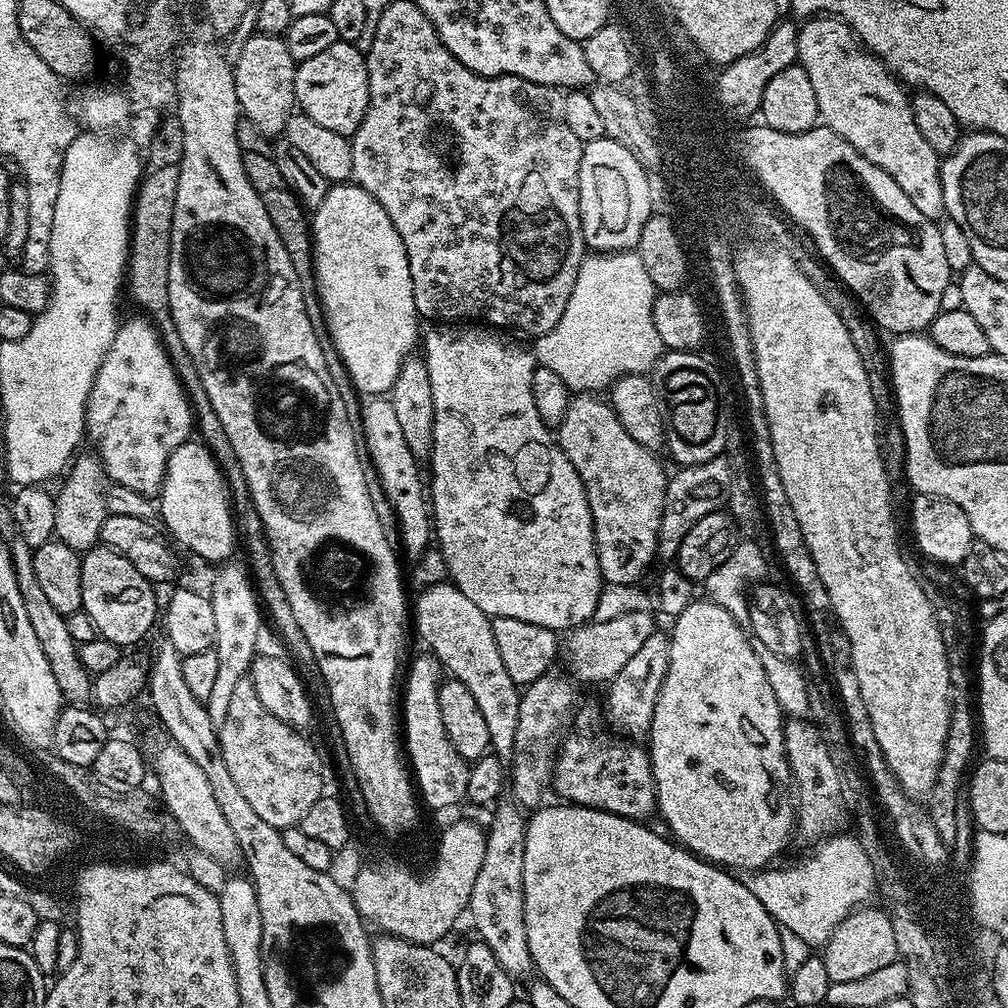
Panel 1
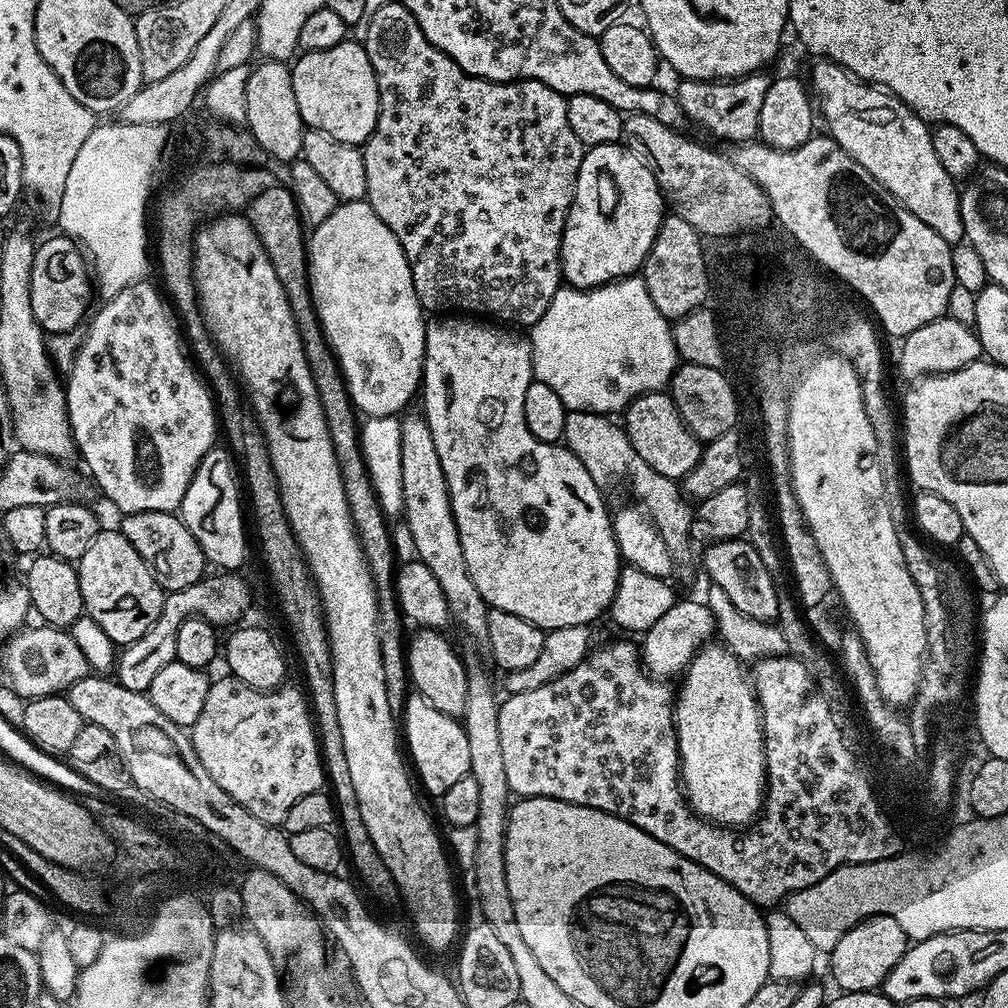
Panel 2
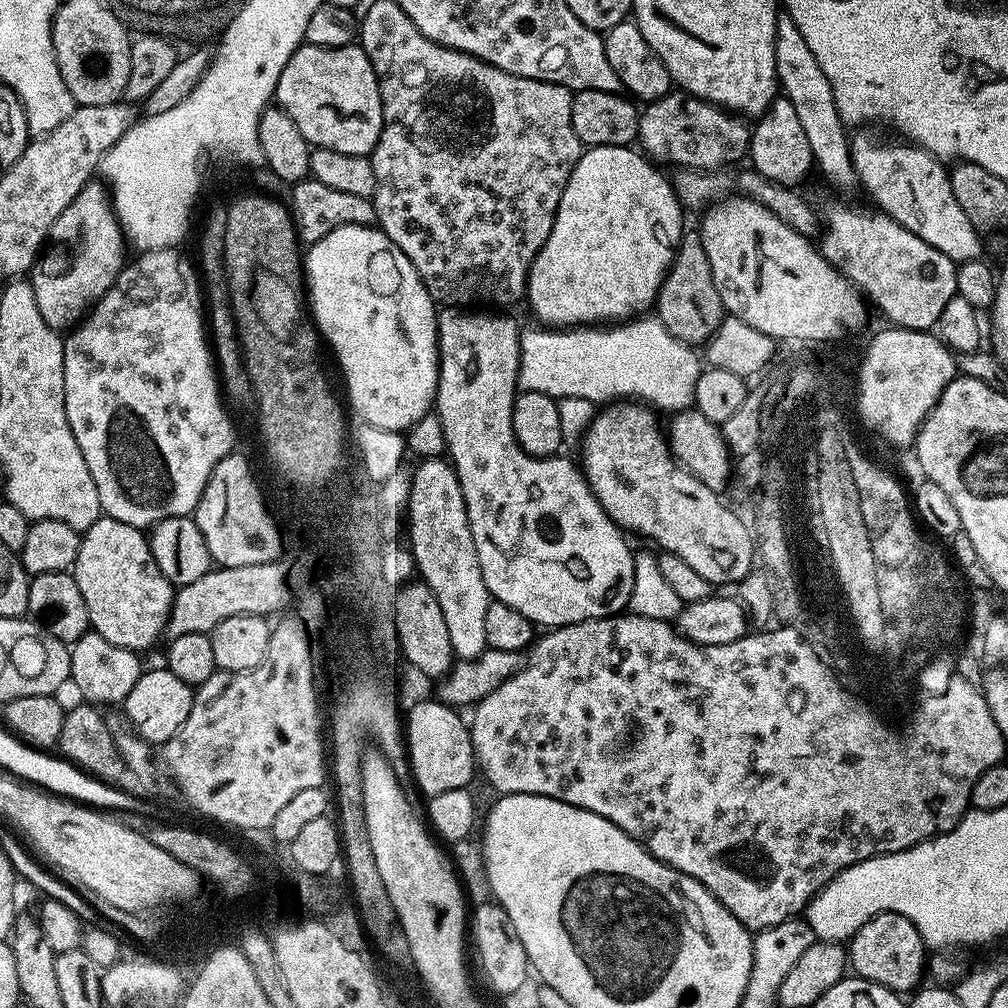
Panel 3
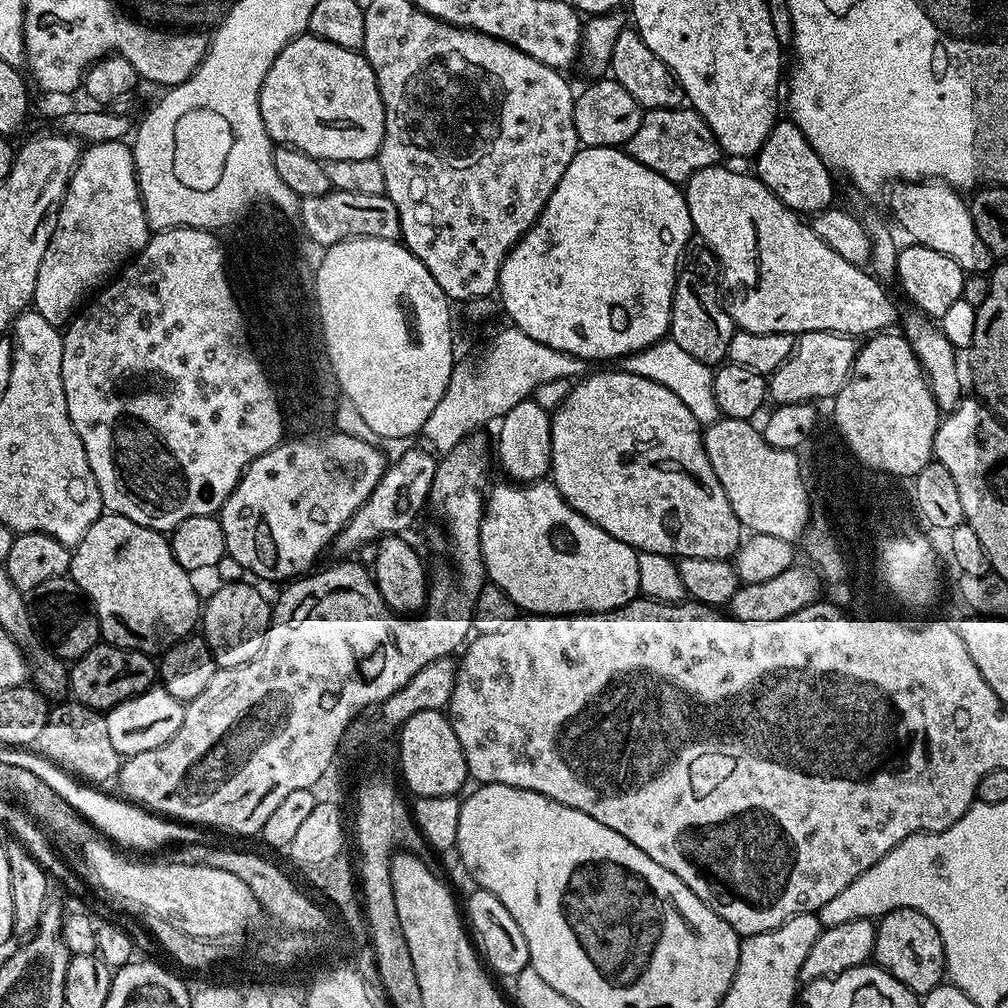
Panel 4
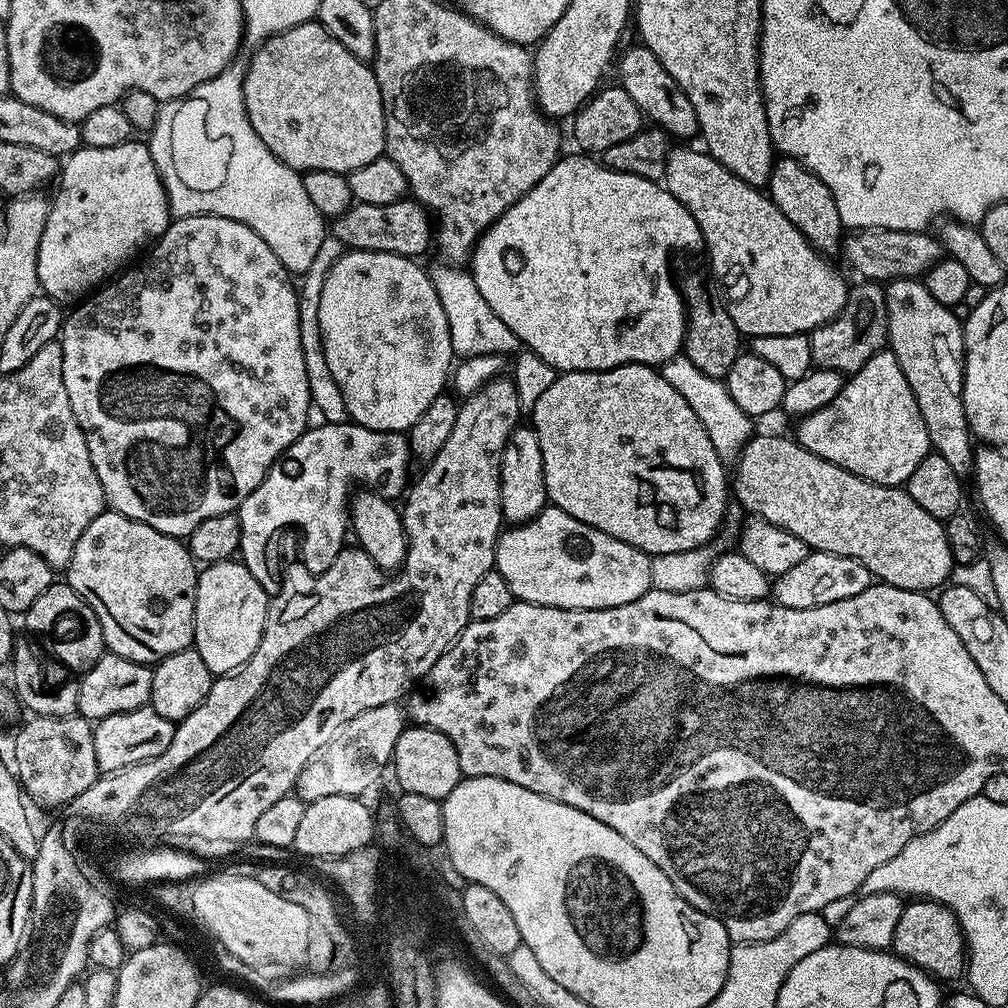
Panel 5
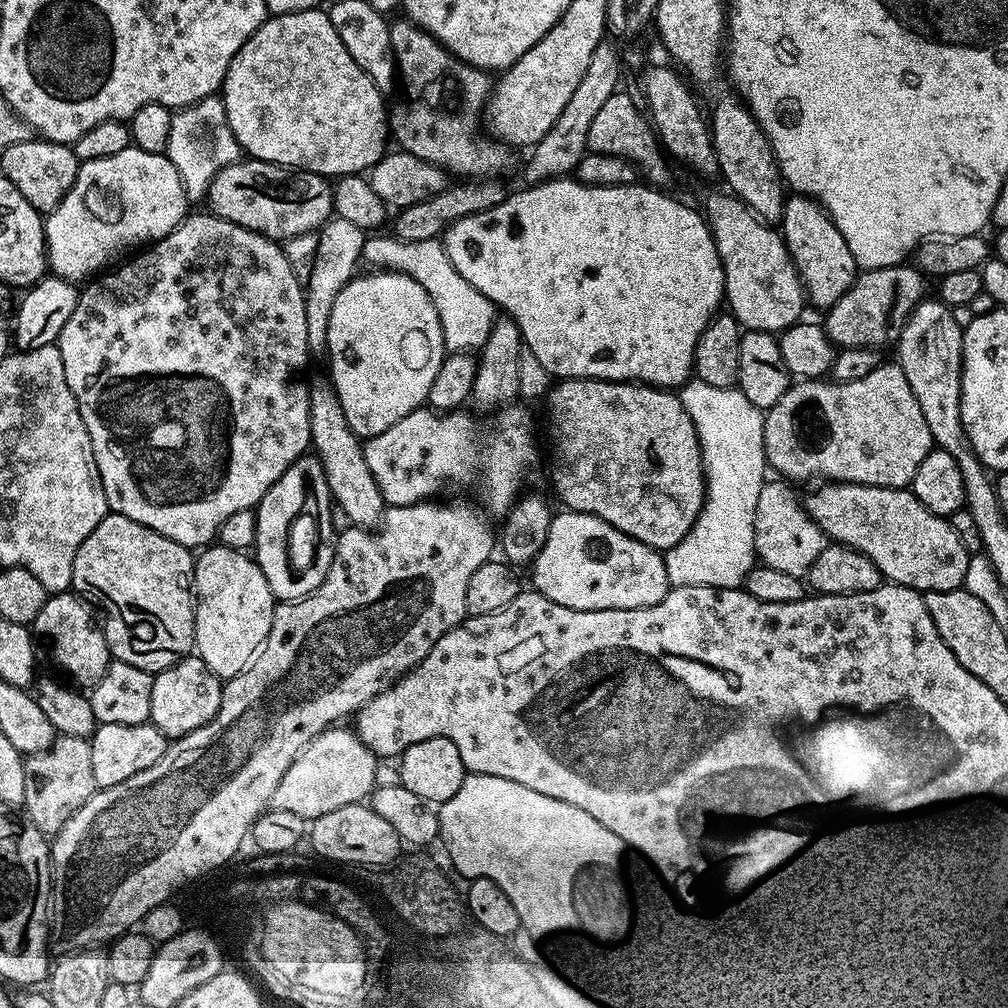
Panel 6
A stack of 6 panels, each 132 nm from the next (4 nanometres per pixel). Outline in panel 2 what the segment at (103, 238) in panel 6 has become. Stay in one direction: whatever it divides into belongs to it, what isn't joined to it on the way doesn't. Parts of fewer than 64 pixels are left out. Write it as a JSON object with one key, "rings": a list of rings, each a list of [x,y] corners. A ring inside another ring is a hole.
{"rings":[[[63,234],[55,235],[36,249],[30,278],[30,307],[45,333],[72,334],[77,331],[75,328],[79,326],[80,319],[82,324],[89,315],[88,303],[92,300],[92,292],[94,296],[94,280],[81,245]]]}

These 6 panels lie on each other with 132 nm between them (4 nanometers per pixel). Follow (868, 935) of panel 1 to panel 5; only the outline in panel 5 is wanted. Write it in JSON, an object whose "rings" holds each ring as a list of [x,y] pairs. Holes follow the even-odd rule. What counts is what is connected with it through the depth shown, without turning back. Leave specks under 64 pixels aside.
{"rings":[[[916,898],[911,902],[905,903],[902,918],[898,918],[891,951],[916,968],[924,969],[937,981],[956,980],[959,976],[961,979],[966,972],[966,949],[958,918],[937,901]]]}

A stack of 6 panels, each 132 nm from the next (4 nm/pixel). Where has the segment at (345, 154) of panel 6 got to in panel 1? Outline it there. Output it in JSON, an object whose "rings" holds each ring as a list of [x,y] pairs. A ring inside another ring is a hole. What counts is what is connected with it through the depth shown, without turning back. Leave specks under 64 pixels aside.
{"rings":[[[339,39],[334,46],[320,51],[314,58],[299,61],[294,74],[294,94],[299,111],[303,115],[314,118],[318,126],[326,126],[326,130],[334,130],[334,134],[351,137],[358,130],[362,118],[368,109],[370,86],[368,85],[368,62],[363,51],[360,52],[355,43]]]}

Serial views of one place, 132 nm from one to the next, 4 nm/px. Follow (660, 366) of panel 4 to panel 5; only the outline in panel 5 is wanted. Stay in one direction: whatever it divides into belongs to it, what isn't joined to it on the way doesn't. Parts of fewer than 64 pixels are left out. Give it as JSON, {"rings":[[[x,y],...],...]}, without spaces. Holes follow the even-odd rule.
{"rings":[[[683,354],[665,362],[662,371],[666,382],[670,382],[670,386],[674,386],[674,390],[686,398],[686,402],[690,402],[690,410],[694,410],[702,426],[706,426],[706,434],[710,434],[710,442],[714,442],[714,450],[718,450],[720,459],[725,462],[735,461],[754,435],[754,420],[739,408],[734,398],[730,398],[727,383],[710,378],[710,374],[702,374],[702,370],[698,370],[698,366],[694,366],[694,362],[690,362],[690,358]]]}

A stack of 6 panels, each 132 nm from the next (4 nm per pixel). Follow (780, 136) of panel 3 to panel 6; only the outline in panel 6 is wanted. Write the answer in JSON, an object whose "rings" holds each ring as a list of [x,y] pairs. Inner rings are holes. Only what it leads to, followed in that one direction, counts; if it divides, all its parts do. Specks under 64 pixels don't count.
{"rings":[[[799,194],[789,195],[785,199],[784,216],[778,221],[778,228],[792,256],[800,282],[804,285],[807,303],[821,310],[831,308],[838,298],[842,298],[842,294],[846,294],[846,290],[850,290],[858,275],[858,265],[854,254],[850,254],[850,246],[846,246],[846,238],[842,238],[838,226],[834,226],[818,200]]]}

